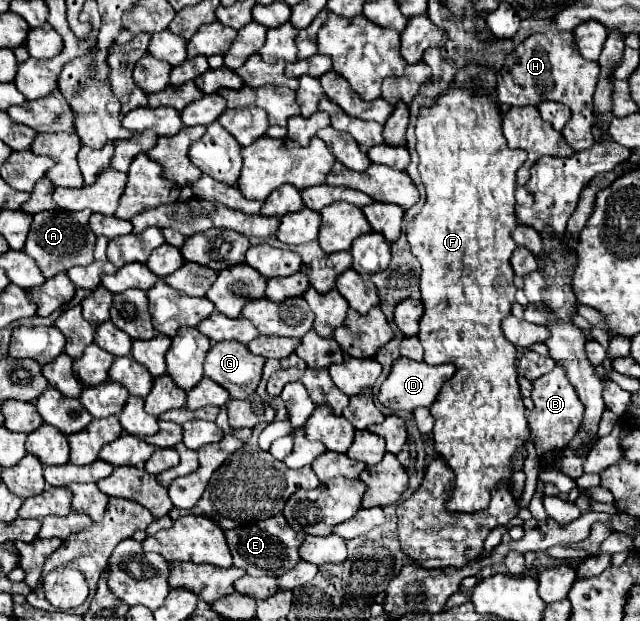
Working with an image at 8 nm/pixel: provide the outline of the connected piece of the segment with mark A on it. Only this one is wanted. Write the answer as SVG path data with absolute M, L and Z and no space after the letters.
M40 211L34 215L26 247L24 251L38 263L44 277L54 277L60 271L68 271L74 265L90 265L94 261L92 251L96 243L96 235L88 225L88 217L92 211Z

